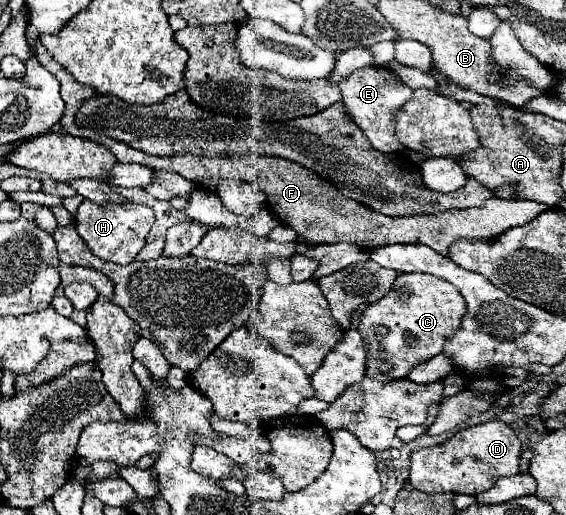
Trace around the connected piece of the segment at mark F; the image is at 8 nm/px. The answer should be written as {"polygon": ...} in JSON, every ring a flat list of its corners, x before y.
{"polygon":[[40,41,34,43,34,53,36,53,38,61,42,63,42,67,46,67,50,73,54,73,58,77,58,81,62,83,60,93,62,93,62,99,66,101,66,117,62,117,62,129,66,133,86,139,94,139,94,141,106,145,116,155,116,159,122,161,122,163,140,163,140,165,148,165,148,167,174,171,174,173,192,181,197,188,205,189,206,186,206,189,209,189,209,187,216,189,220,179,236,179,236,181,256,183,266,193,272,213,284,225,292,227,296,233,302,233,302,237,310,237,312,241,352,243,352,245,358,245,362,249,374,249,374,247,390,245,390,243,422,243,422,245,428,245,430,249,434,249,436,253,446,255,446,249,450,249,450,245,456,239,492,241,498,235,502,235,506,229,510,229,512,225,524,225,524,223,536,219,540,213,550,209,548,205,540,205,538,201,526,201,526,199,506,201,506,199,492,197,484,203,484,207,476,207,476,209,450,209,450,211,444,211,444,213,438,213,438,215,388,217,388,215,372,211,370,207,366,207,366,205,362,205,354,199,346,199,326,179,318,177,314,171,310,171,310,169,306,169,306,167,302,167,294,161,288,161,288,159,260,157,260,155,204,157,204,155,192,155,192,153,166,155,166,157,148,155,144,151,136,151,130,145,124,145,122,141,116,141,116,139,101,135,89,127,78,125,76,123,78,109,82,107,82,103,86,99,94,97,96,91,92,87,78,83,58,61,52,59,52,55,48,55,46,47,42,47]]}

